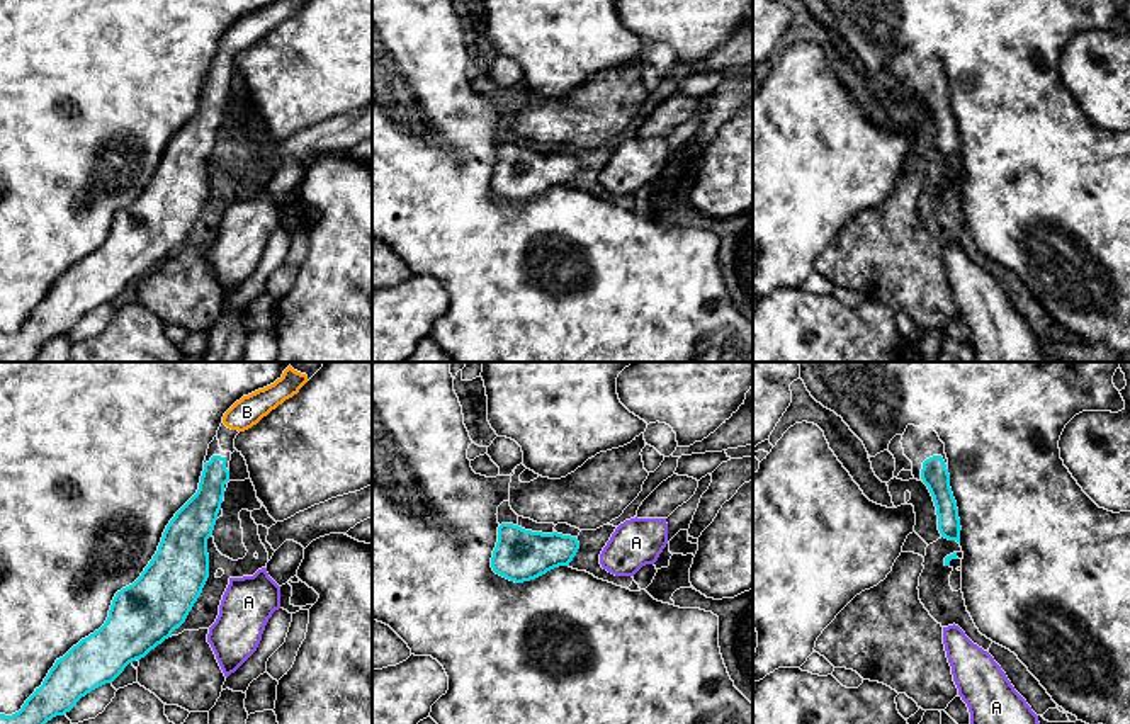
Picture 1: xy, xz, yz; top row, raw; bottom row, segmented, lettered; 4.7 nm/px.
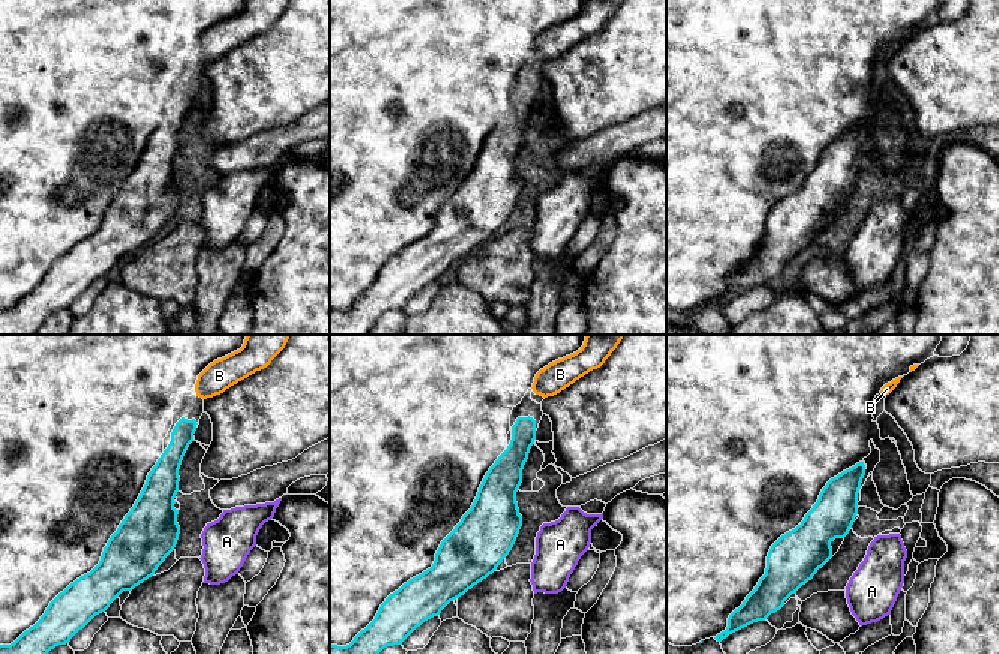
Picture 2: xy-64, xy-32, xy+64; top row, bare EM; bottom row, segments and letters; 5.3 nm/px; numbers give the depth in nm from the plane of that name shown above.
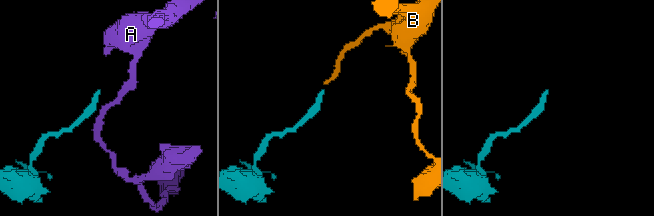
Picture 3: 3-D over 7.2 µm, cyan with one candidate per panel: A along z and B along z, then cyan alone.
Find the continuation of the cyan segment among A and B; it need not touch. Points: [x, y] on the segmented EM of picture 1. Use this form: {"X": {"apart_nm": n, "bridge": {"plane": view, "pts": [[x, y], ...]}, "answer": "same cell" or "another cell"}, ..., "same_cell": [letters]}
{"A": {"apart_nm": 100, "bridge": {"plane": "xy", "pts": [[208, 576], [228, 585]]}, "answer": "another cell"}, "B": {"apart_nm": 140, "bridge": {"plane": "xy", "pts": [[220, 456], [231, 429]]}, "answer": "same cell"}, "same_cell": ["B"]}

